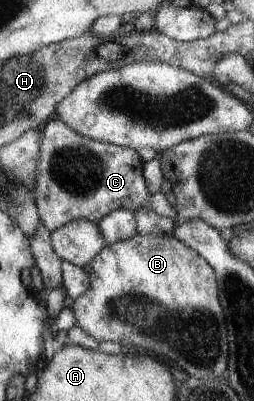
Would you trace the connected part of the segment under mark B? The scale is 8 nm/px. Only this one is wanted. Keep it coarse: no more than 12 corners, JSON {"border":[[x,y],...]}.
{"border":[[170,232],[105,244],[74,299],[99,343],[193,377],[229,357],[216,273]]}

